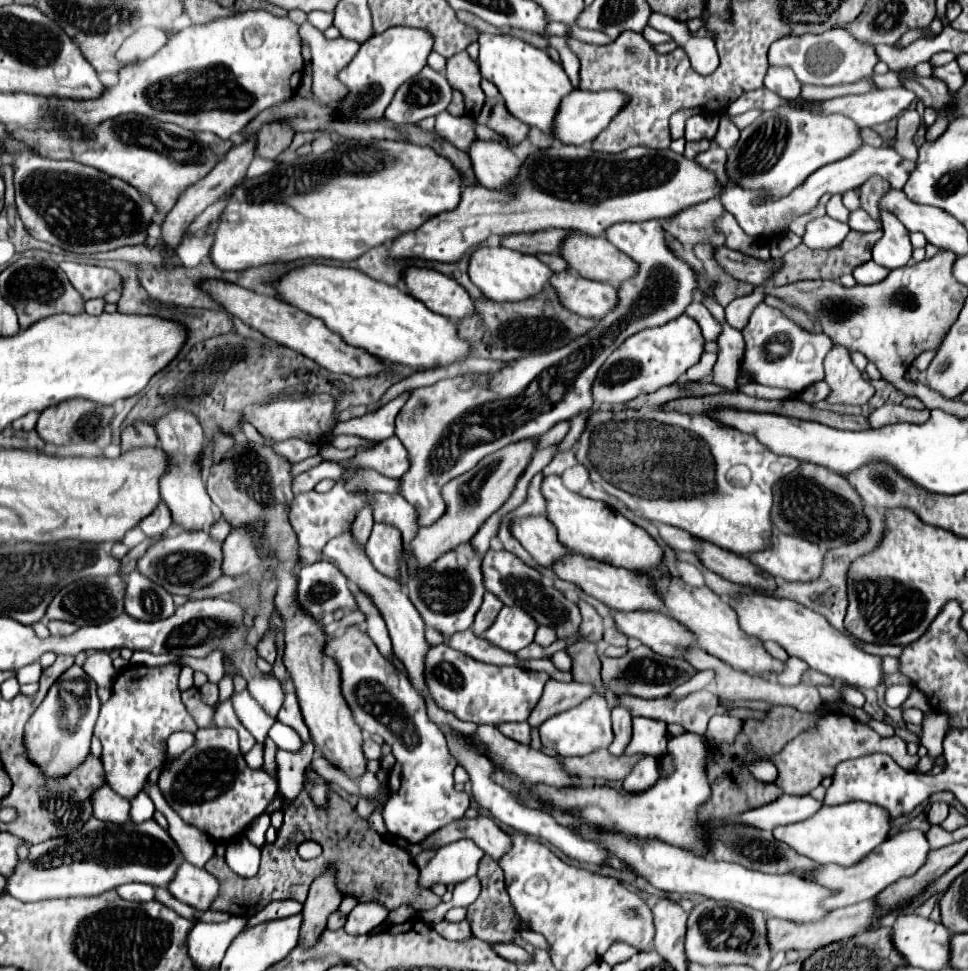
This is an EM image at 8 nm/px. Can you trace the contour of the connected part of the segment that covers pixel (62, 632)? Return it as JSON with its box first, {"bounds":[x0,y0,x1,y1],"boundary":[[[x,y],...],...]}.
{"bounds":[47,620,77,636],"boundary":[[[51,620],[47,624],[47,628],[49,628],[51,636],[67,636],[67,634],[71,634],[71,632],[77,630],[77,626],[71,624],[71,622],[55,622],[55,620]]]}

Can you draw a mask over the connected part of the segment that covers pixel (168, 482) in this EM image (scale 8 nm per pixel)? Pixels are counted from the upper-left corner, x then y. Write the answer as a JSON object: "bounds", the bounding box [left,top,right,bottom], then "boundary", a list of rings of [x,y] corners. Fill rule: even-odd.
{"bounds":[155,408,215,532],"boundary":[[[177,408],[177,410],[165,414],[163,418],[159,418],[155,424],[155,430],[159,436],[161,448],[167,452],[167,456],[171,456],[171,460],[175,460],[175,464],[171,464],[171,472],[167,472],[167,476],[163,476],[163,480],[159,480],[161,498],[173,514],[173,524],[177,524],[179,528],[183,528],[187,532],[199,532],[203,528],[209,528],[215,522],[213,500],[207,494],[203,472],[201,472],[199,464],[195,464],[195,456],[199,456],[199,452],[203,452],[203,444],[205,444],[205,434],[203,434],[199,420],[191,412]]]}

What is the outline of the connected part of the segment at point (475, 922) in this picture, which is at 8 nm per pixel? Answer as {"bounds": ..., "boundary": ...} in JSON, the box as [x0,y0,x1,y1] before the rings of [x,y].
{"bounds":[467,856,521,942],"boundary":[[[483,856],[479,862],[479,872],[477,872],[483,890],[479,894],[479,898],[469,906],[469,914],[467,920],[471,922],[471,928],[475,932],[477,938],[485,940],[485,942],[513,942],[517,934],[521,934],[521,930],[517,928],[517,918],[513,916],[511,904],[509,904],[509,896],[505,892],[505,884],[503,884],[503,870],[499,868],[499,864],[495,860],[491,860],[491,856]]]}

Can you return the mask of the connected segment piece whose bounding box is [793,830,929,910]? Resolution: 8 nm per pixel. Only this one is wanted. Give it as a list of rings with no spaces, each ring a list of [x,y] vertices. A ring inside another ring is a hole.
[[[905,830],[885,840],[883,844],[879,844],[879,848],[875,848],[875,852],[871,852],[871,856],[867,856],[867,860],[861,860],[859,864],[847,866],[847,868],[837,866],[837,864],[825,864],[825,866],[815,868],[815,872],[793,872],[793,874],[803,880],[811,880],[823,888],[829,888],[833,894],[827,896],[827,900],[823,900],[823,908],[835,910],[835,908],[851,906],[863,900],[871,900],[881,890],[897,882],[899,878],[915,874],[923,866],[927,854],[929,854],[929,844],[927,844],[925,834],[919,830]]]

